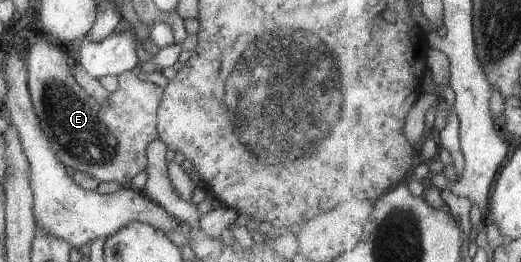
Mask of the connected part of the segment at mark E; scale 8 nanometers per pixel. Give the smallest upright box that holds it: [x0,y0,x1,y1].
[27,36,164,187]

